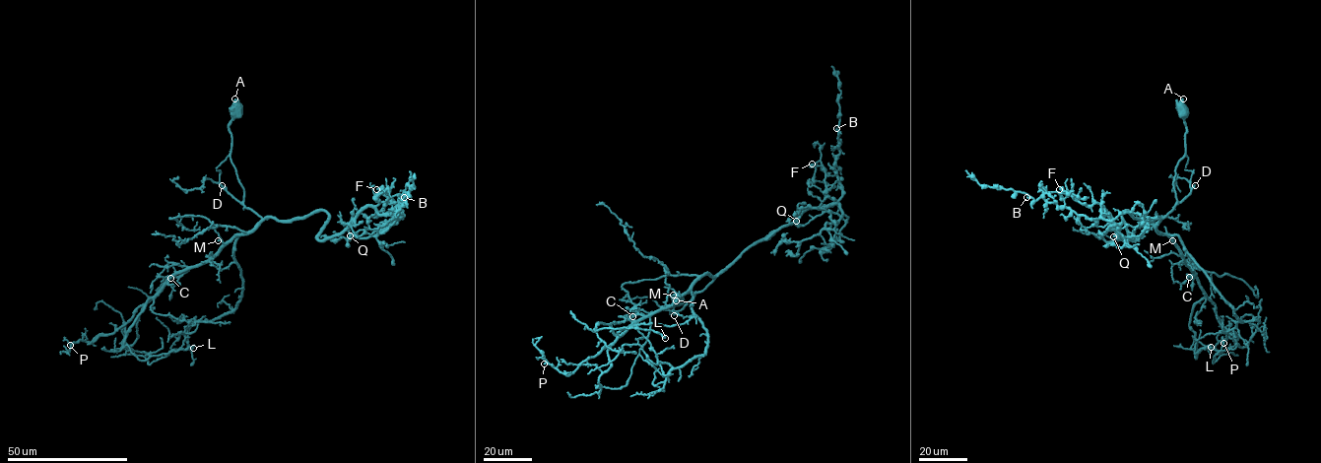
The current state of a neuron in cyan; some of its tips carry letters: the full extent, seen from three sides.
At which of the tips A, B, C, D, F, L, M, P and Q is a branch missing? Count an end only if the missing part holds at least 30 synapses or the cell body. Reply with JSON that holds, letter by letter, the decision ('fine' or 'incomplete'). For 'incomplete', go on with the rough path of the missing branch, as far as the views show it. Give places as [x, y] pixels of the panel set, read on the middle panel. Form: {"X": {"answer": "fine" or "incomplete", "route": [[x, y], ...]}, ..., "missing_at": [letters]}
{"A": {"answer": "fine"}, "B": {"answer": "fine"}, "C": {"answer": "fine"}, "D": {"answer": "incomplete", "route": [[674, 315], [634, 333], [583, 344], [559, 364], [557, 374], [536, 388], [544, 381], [548, 385], [545, 384]]}, "F": {"answer": "fine"}, "L": {"answer": "fine"}, "M": {"answer": "fine"}, "P": {"answer": "fine"}, "Q": {"answer": "fine"}, "missing_at": ["D"]}

